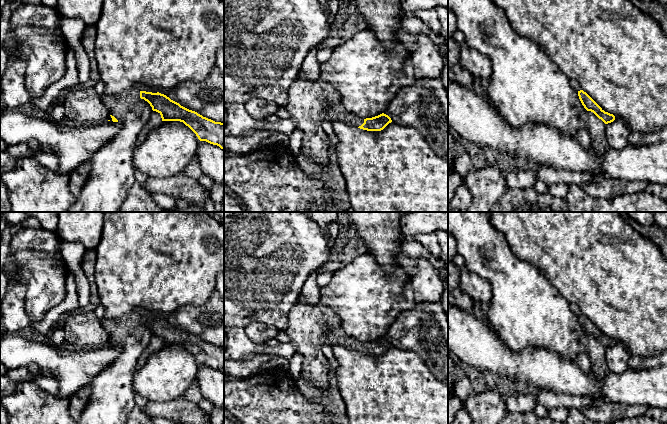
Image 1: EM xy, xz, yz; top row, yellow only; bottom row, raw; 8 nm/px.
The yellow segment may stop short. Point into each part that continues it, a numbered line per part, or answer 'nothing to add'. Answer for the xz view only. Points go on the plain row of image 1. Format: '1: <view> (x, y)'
1: xz (338, 336)

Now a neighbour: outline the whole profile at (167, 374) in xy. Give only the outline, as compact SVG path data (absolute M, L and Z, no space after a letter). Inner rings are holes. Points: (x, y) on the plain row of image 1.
M162 345L134 374L134 392L148 402L181 398L195 382L200 364L183 346Z

